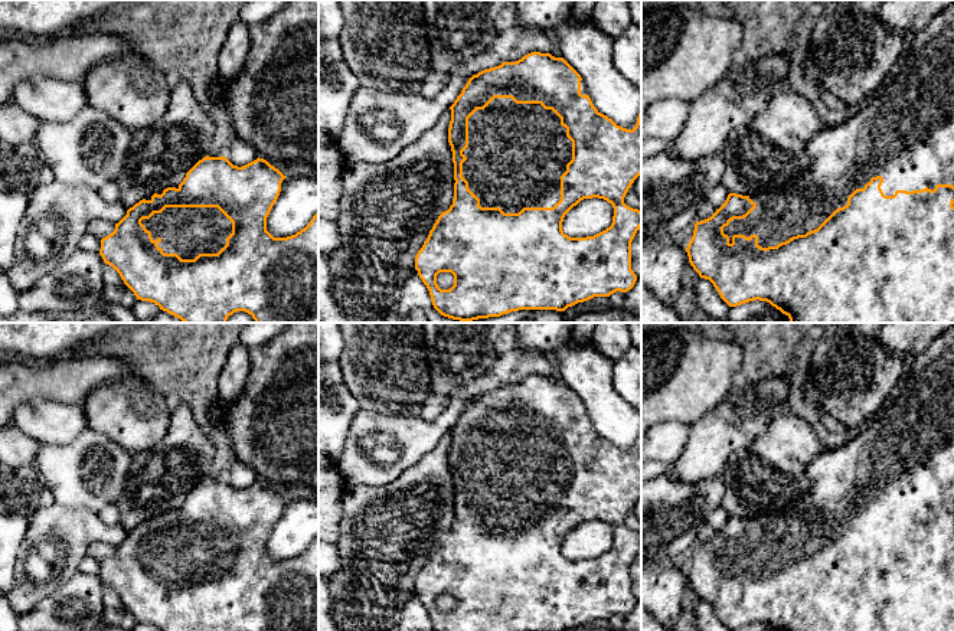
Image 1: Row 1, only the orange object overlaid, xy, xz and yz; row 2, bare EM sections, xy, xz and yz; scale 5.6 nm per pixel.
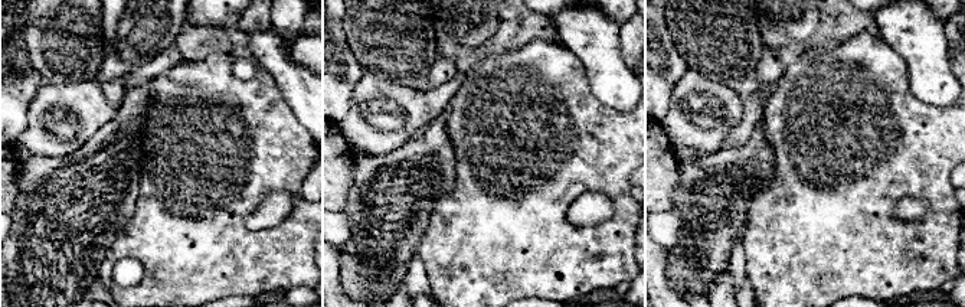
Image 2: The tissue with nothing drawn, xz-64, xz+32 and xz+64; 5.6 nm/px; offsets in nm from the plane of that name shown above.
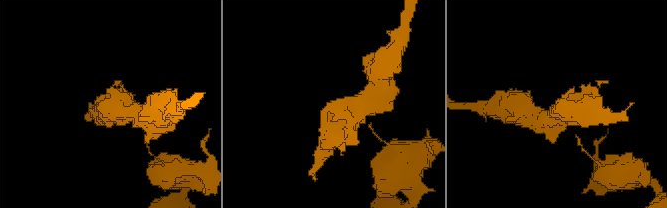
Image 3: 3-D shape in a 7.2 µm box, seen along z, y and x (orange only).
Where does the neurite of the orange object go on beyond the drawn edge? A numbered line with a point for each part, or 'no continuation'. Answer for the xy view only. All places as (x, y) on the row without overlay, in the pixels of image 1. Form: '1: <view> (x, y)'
1: xy (185, 553)

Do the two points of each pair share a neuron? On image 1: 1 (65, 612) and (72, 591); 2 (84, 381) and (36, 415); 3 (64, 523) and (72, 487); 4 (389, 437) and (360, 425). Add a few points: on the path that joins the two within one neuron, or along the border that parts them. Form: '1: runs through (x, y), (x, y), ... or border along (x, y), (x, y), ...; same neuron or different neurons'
1: runs through (71, 607), (72, 597); same neuron
2: border along (20, 402), (33, 398), (49, 398), (81, 406); different neurons
3: border along (55, 502), (68, 507), (88, 507), (97, 513); different neurons
4: runs through (382, 430), (378, 425), (368, 425); same neuron

